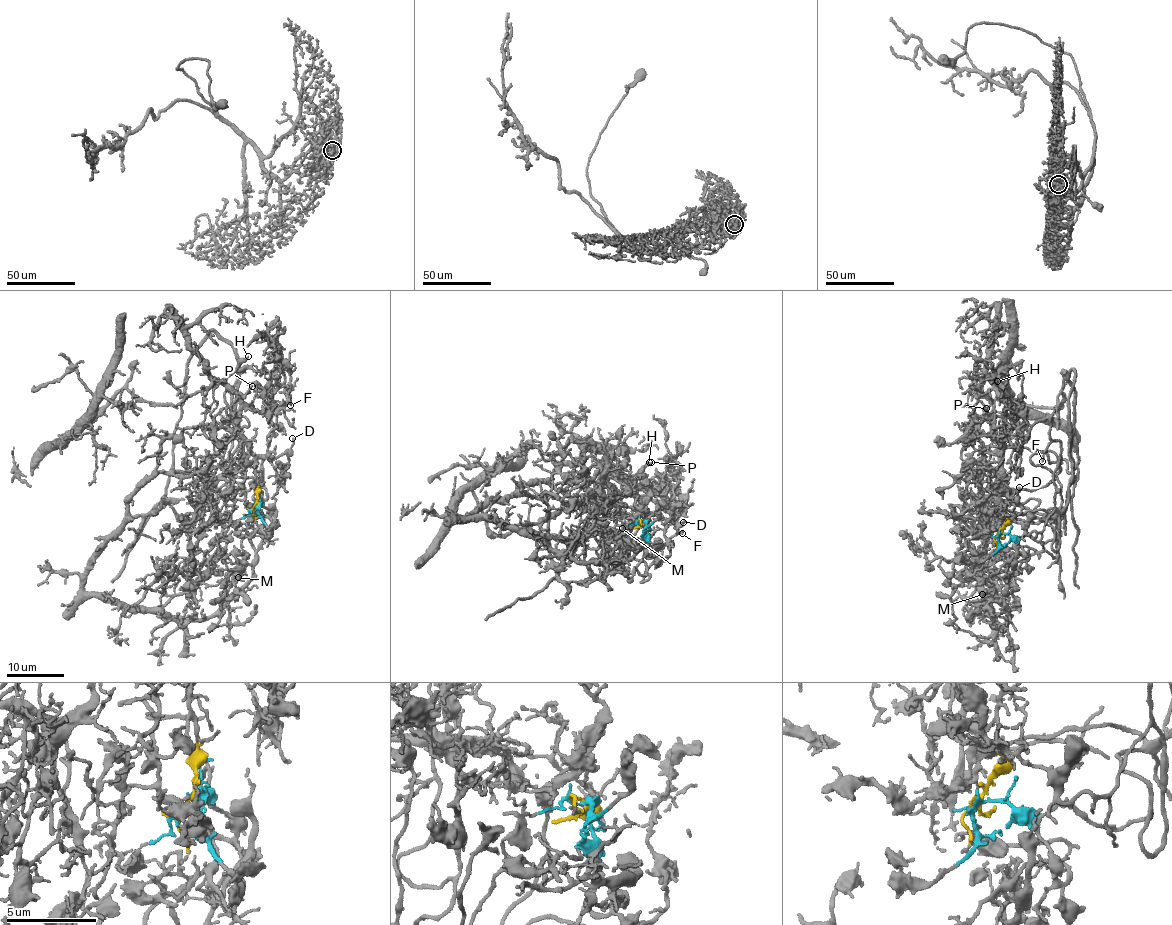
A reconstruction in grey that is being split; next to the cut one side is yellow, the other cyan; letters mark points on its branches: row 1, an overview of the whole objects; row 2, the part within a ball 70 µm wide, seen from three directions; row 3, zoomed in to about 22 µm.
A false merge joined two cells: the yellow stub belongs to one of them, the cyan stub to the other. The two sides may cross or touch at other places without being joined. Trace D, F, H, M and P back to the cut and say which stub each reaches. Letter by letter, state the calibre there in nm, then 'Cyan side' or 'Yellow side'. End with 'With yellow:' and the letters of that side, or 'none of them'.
D: Thickness 170 nm. Yellow side
F: Thickness 140 nm. Cyan side
H: Thickness 170 nm. Yellow side
M: Thickness 120 nm. Cyan side
P: Thickness 150 nm. Yellow side
With yellow: D, H, P

